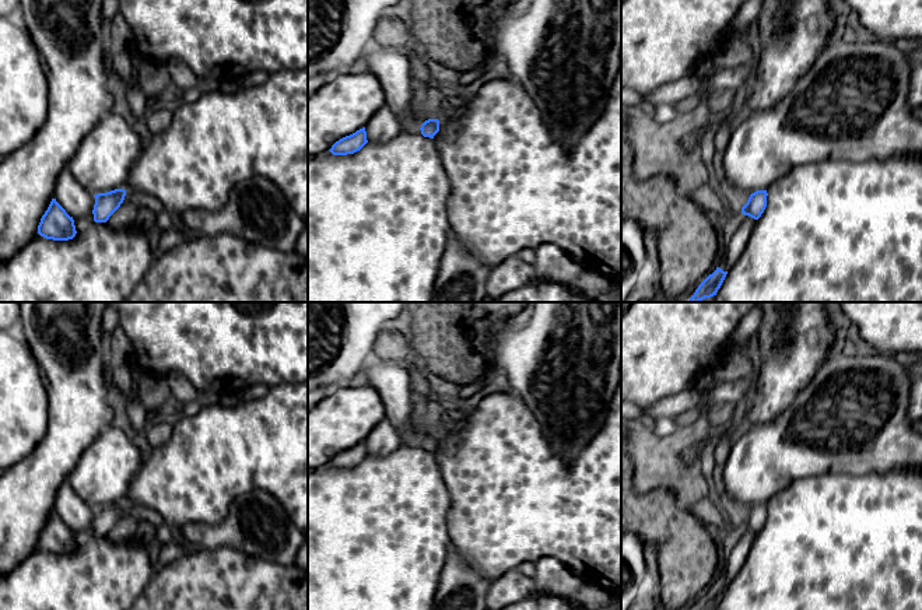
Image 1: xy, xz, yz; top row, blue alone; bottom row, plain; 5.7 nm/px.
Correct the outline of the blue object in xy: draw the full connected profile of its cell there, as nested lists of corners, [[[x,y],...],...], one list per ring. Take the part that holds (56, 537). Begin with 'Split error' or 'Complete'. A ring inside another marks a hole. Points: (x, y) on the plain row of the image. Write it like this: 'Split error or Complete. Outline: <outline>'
Complete. Outline: [[[52,512],[48,523],[41,532],[38,547],[46,553],[69,554],[77,547],[74,533],[66,523]]]

